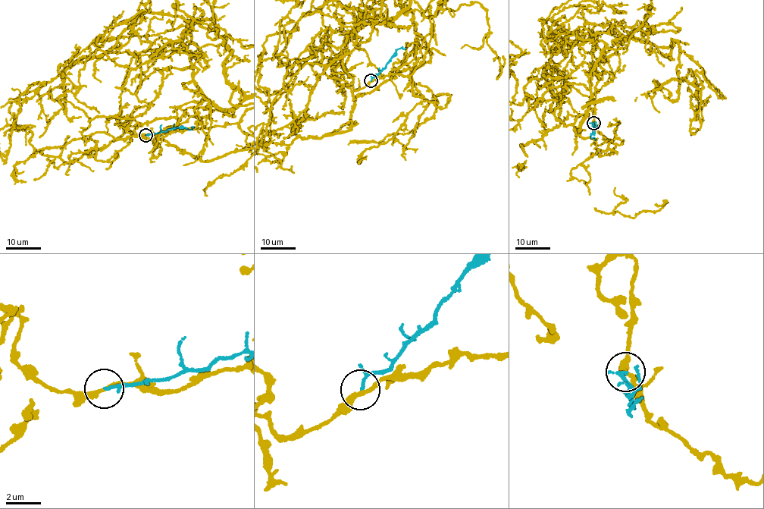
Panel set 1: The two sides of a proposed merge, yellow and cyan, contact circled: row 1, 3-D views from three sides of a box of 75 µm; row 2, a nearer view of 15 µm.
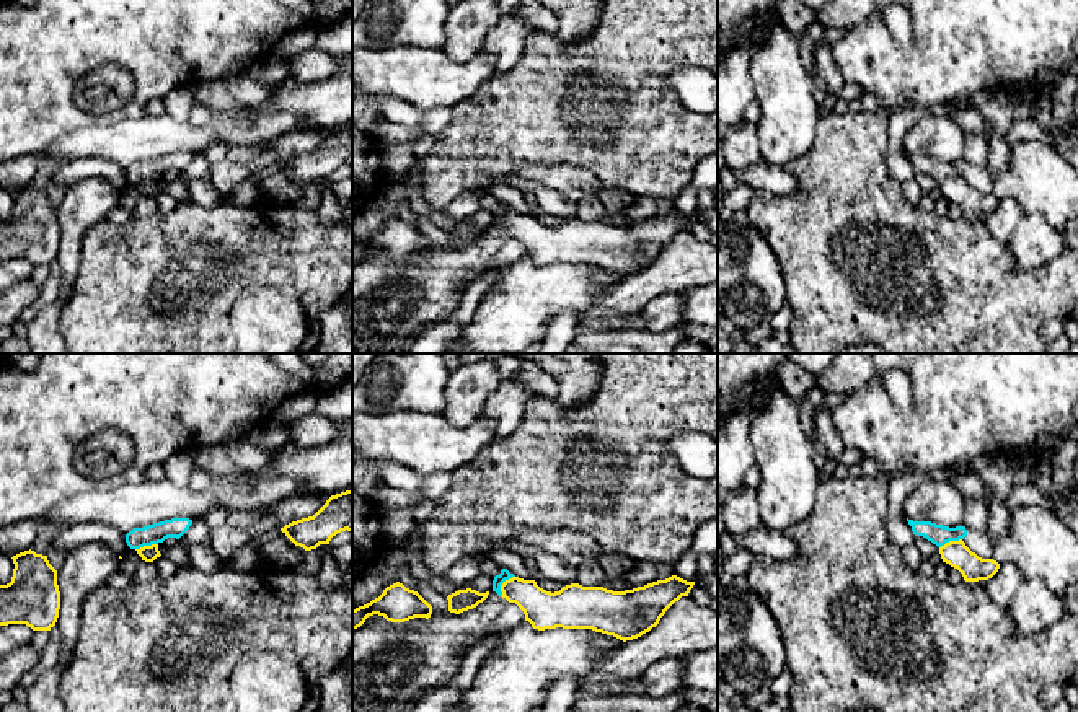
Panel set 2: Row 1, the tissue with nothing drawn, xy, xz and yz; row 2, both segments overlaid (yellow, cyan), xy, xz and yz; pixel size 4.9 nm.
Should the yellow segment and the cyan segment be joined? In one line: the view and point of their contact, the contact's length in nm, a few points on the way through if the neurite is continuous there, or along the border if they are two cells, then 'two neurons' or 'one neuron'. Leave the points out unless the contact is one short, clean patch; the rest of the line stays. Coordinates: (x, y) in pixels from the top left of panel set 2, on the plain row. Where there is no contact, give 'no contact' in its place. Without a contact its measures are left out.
contact xz (503, 219); length 130 nm; border xz (514, 210), (501, 220), (499, 230); two neurons

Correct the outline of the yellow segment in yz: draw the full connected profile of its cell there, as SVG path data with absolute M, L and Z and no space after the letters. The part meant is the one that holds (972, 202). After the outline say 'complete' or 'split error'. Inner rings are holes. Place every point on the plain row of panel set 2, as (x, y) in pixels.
M962 174L946 178L939 182L939 189L943 197L962 209L965 217L988 215L1000 204L996 196L979 192Z; complete

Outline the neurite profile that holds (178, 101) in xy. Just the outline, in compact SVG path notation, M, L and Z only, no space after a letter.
M176 86L166 96L163 96L166 114L178 121L186 122L191 106L194 103L189 86Z

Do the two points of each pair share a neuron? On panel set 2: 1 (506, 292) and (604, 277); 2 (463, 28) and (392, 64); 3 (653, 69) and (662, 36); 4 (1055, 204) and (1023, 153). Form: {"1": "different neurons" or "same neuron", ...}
{"1": "different neurons", "2": "different neurons", "3": "same neuron", "4": "same neuron"}

